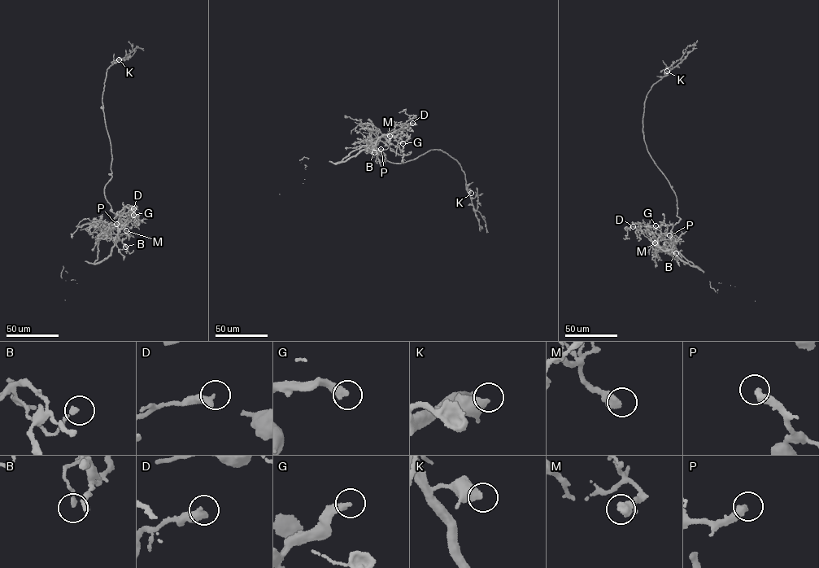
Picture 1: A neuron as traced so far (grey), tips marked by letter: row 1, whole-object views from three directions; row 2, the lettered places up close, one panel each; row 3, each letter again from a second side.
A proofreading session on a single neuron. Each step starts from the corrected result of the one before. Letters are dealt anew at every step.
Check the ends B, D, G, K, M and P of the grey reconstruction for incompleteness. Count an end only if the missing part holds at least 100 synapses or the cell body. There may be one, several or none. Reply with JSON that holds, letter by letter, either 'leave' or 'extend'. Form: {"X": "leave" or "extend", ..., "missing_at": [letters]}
{"B": "leave", "D": "leave", "G": "extend", "K": "leave", "M": "leave", "P": "leave", "missing_at": ["G"]}

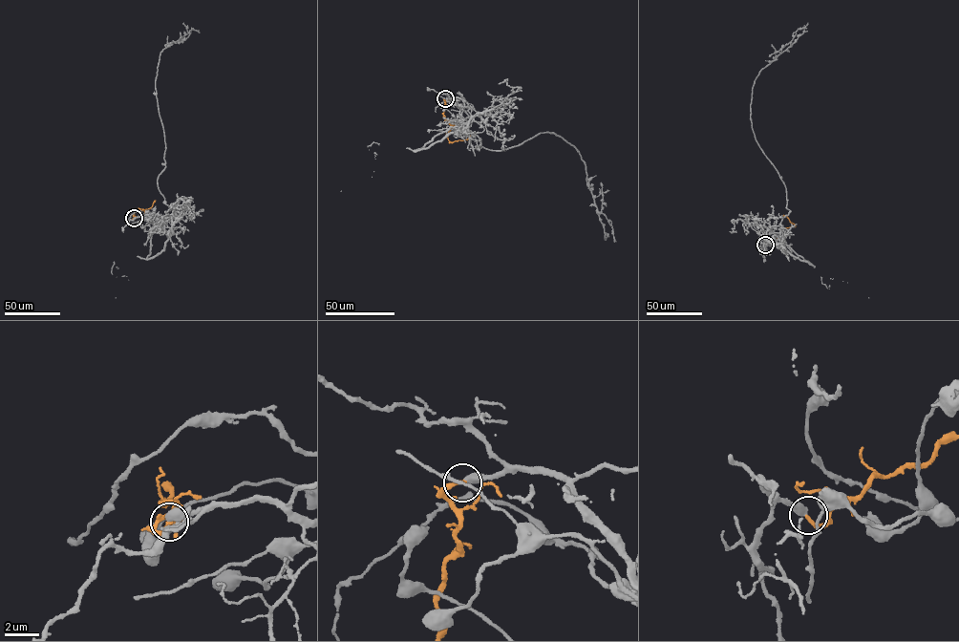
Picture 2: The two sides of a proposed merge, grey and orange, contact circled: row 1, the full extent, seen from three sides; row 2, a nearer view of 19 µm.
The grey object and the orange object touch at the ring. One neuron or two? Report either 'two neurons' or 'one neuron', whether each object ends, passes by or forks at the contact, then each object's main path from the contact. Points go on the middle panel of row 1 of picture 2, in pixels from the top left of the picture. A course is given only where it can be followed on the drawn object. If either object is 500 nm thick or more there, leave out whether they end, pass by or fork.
one neuron; grey ends; orange ends; course grey (446, 98), (470, 116), (477, 148), (500, 151), (548, 132), (575, 146), (614, 242); course orange (446, 98), (443, 116), (452, 125), (448, 140), (463, 140), (470, 135)

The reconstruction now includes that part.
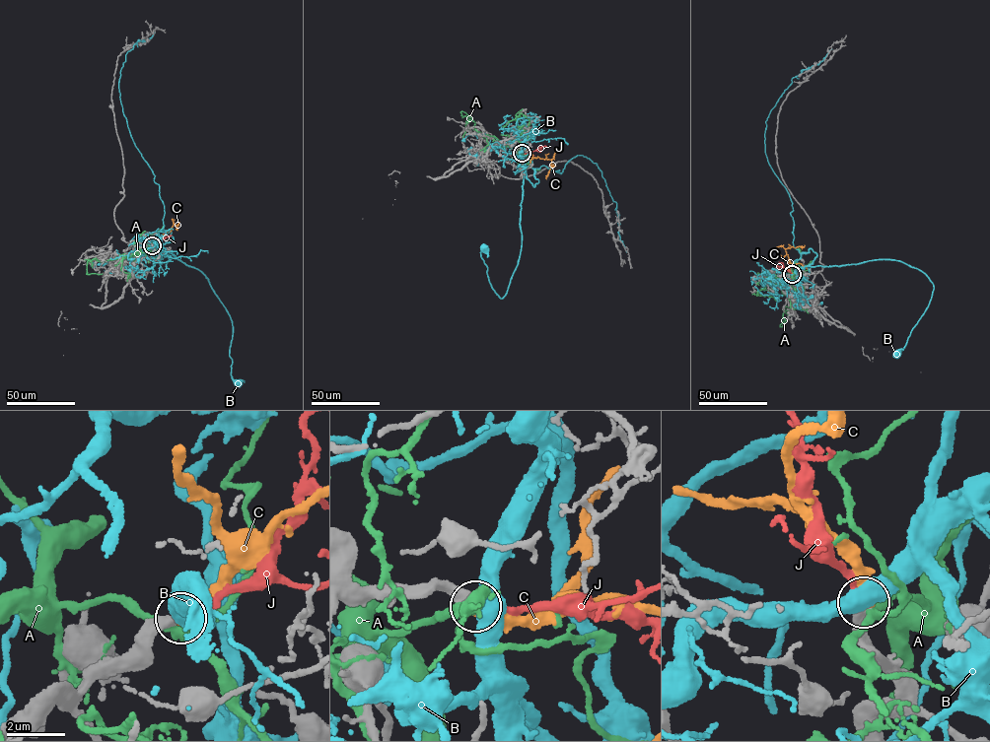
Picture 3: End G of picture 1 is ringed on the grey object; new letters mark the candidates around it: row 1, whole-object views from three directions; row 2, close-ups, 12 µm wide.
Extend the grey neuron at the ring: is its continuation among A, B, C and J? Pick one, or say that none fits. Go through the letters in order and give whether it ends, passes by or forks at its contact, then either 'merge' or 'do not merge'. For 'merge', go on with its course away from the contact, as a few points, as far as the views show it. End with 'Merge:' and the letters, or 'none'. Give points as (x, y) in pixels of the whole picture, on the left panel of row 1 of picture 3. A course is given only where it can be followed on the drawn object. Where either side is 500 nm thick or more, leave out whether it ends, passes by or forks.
A: it forks; do not merge
B: do not merge
C: it ends; merge; course (152, 245), (173, 225), (176, 227)
J: it ends; do not merge
Merge: C

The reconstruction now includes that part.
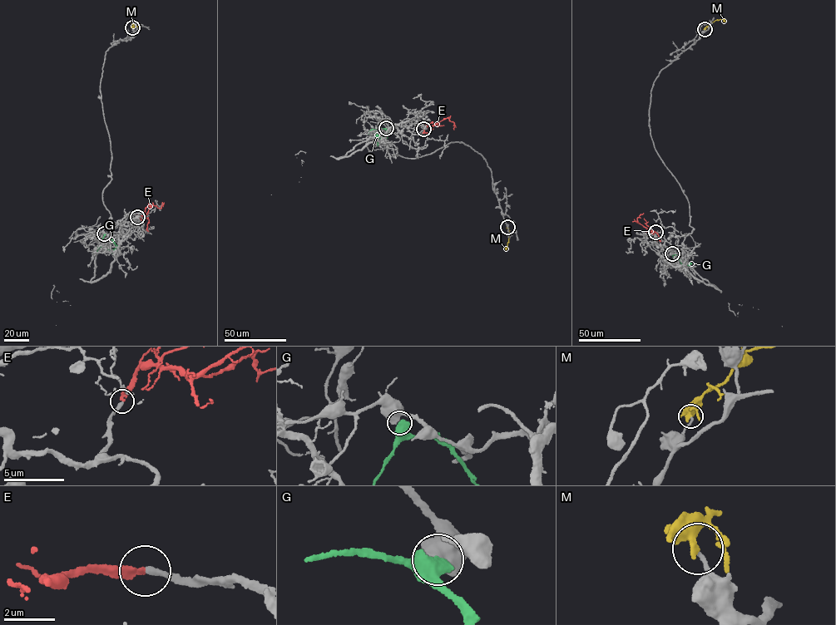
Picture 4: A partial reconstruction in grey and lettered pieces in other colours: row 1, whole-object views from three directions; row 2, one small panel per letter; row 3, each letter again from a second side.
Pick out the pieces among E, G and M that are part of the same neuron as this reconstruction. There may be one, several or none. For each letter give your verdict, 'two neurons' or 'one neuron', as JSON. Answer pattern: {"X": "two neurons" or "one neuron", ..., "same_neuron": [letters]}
{"E": "one neuron", "G": "two neurons", "M": "two neurons", "same_neuron": ["E"]}

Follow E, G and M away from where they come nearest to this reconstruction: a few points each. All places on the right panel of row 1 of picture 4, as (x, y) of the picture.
E: (655, 232), (650, 232), (635, 221), (643, 213)
G: (672, 253), (685, 266), (678, 267), (685, 269)
M: (704, 29), (716, 20), (725, 22)

